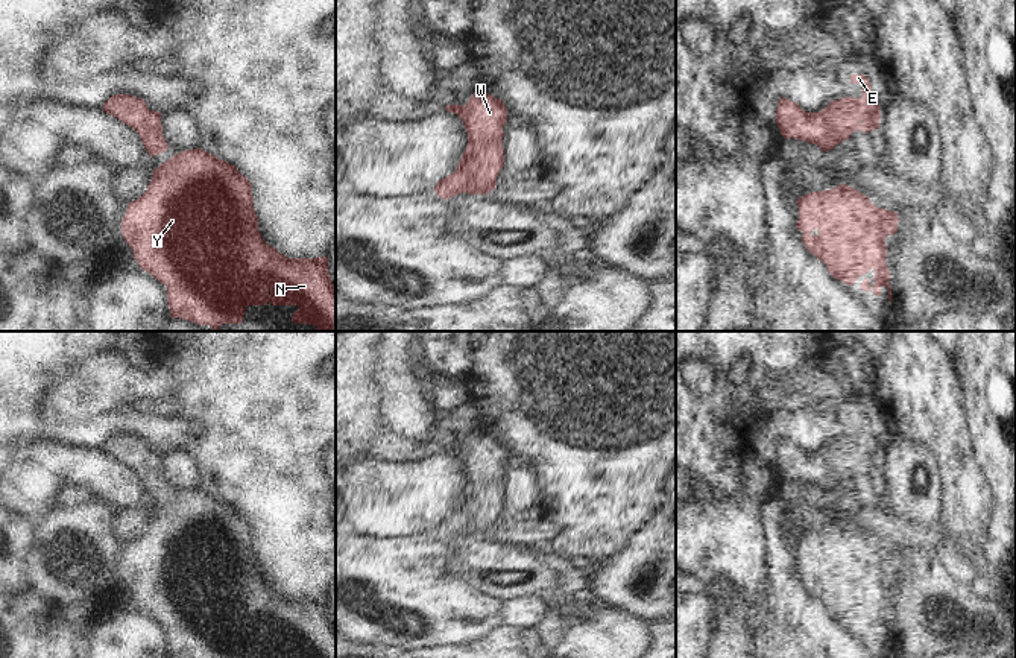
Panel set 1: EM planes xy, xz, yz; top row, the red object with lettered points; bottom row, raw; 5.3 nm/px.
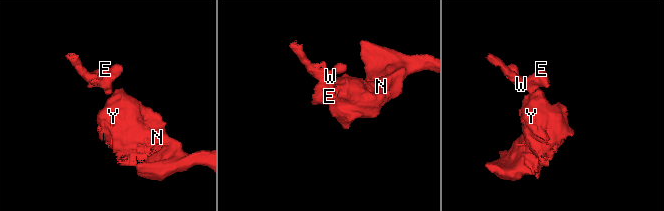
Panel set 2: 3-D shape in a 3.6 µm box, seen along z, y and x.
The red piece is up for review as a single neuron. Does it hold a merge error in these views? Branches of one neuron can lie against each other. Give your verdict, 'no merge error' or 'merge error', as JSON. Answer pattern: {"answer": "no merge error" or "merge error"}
{"answer": "no merge error"}

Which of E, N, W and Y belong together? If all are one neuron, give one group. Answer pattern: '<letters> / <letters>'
E N W Y

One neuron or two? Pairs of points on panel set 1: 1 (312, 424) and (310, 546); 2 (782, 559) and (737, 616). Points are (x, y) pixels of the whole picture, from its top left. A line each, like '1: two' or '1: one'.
1: one
2: one

